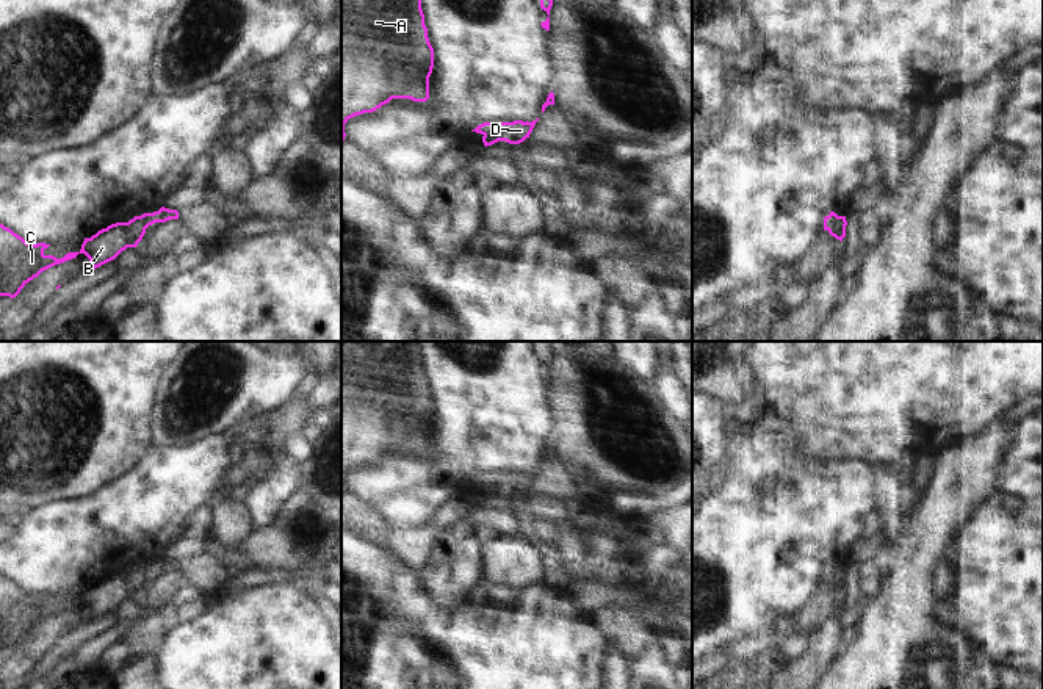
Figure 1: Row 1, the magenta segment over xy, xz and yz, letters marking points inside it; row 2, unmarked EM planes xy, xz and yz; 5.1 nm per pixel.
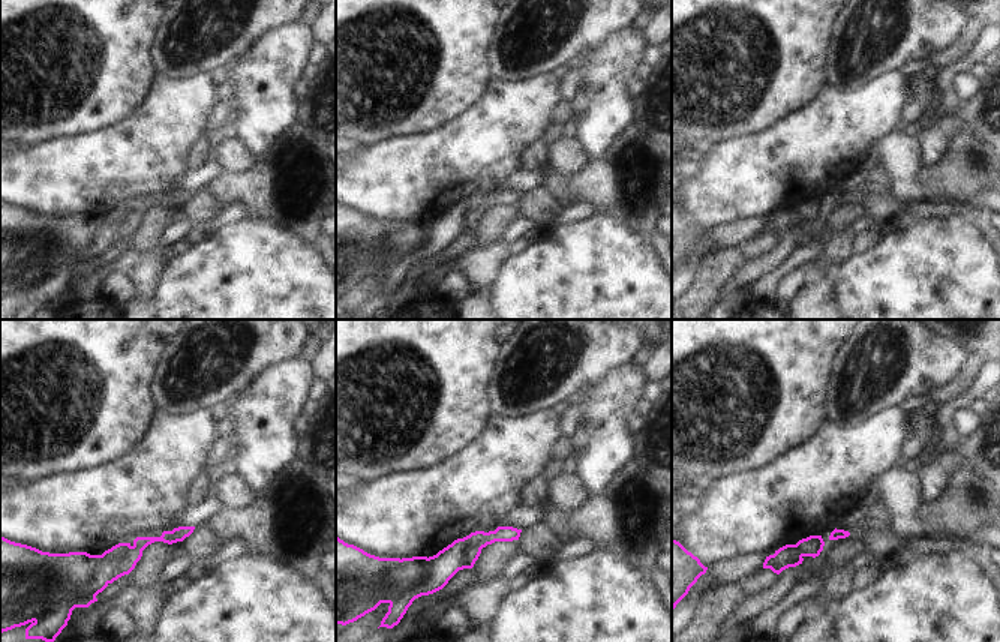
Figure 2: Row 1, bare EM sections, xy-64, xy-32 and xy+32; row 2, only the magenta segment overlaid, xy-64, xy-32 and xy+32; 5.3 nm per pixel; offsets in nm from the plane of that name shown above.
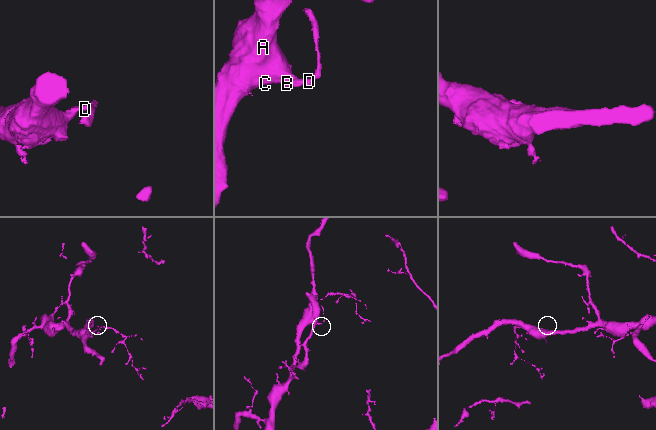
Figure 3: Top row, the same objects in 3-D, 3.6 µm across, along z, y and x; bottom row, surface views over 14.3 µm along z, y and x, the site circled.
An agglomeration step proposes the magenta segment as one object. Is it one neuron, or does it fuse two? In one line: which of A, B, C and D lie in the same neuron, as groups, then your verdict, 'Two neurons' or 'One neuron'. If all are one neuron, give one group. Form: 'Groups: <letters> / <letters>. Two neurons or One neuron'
Groups: A C / B D. Two neurons

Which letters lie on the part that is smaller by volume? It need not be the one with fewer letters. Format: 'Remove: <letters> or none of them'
Remove: B, D

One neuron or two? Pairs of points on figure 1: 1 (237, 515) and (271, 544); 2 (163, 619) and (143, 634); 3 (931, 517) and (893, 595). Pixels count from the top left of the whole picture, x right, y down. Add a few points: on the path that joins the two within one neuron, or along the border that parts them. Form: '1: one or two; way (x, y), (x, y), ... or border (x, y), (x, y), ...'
1: two; border (252, 528), (238, 547), (238, 562)
2: one; way (158, 622), (147, 631)
3: one; way (924, 536), (912, 577)

